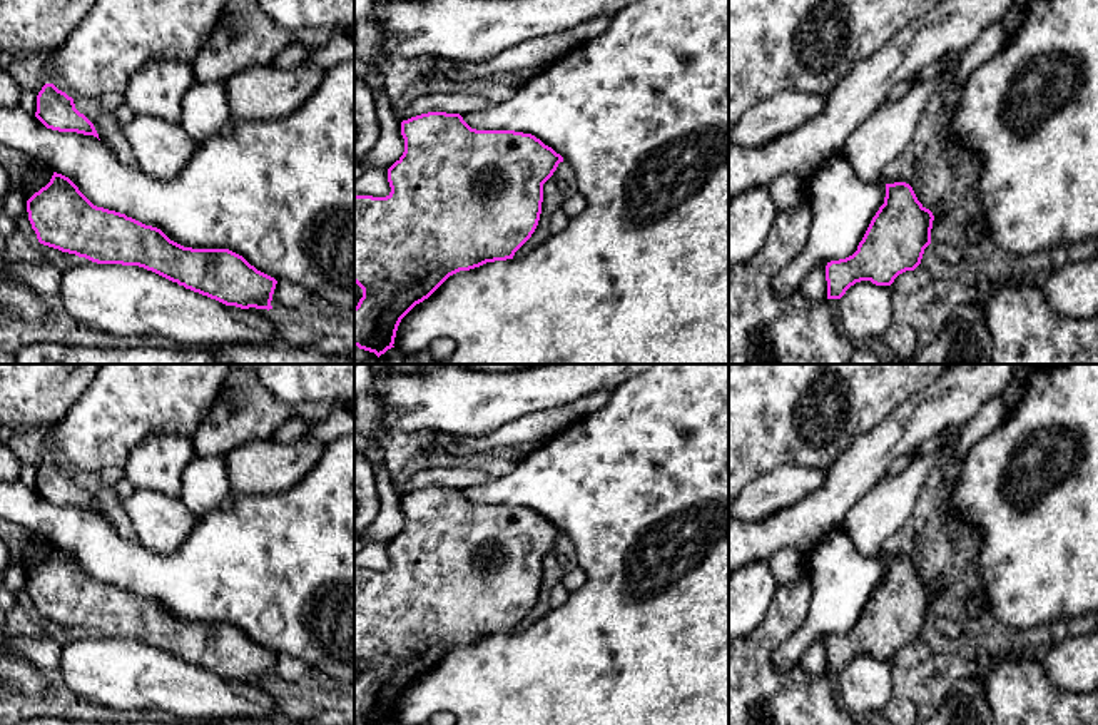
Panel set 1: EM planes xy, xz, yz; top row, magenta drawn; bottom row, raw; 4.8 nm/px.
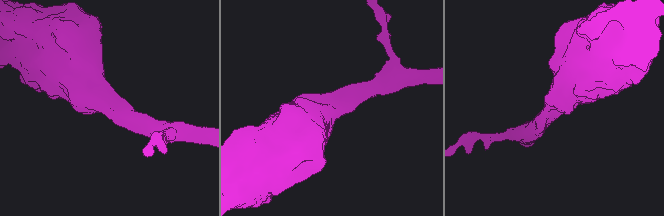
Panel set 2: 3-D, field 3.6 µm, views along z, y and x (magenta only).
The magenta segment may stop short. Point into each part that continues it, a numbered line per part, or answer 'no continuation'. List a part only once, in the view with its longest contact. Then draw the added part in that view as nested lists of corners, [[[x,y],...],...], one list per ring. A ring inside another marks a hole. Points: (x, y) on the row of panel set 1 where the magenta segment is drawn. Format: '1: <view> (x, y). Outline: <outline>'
no continuation

